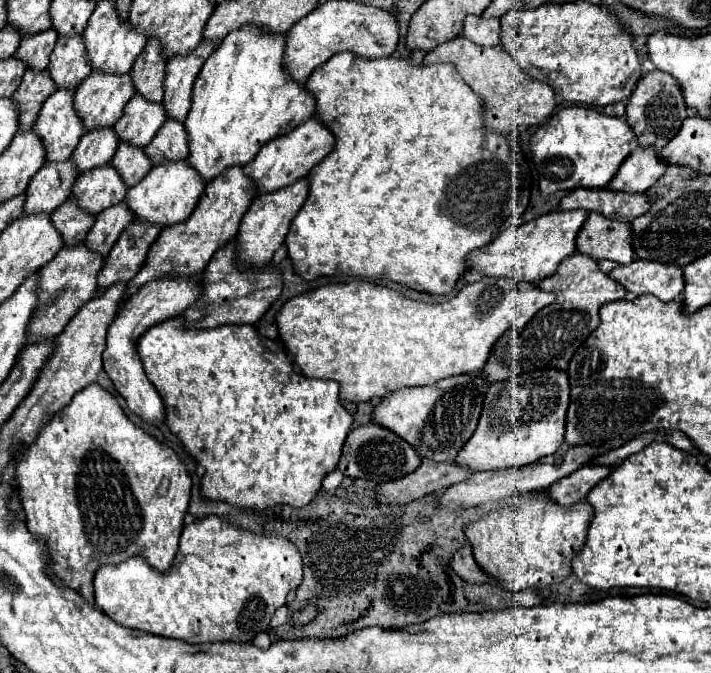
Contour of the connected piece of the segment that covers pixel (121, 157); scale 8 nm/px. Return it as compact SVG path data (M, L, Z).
M128 144L118 146L116 156L110 164L114 164L114 168L120 172L120 176L124 176L124 184L128 184L128 186L138 184L152 168L144 150L136 148L136 146L128 146Z

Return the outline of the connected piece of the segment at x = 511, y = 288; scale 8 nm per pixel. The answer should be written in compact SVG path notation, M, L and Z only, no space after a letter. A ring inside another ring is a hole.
M482 278L480 282L464 286L454 298L440 304L408 300L390 288L368 282L326 284L286 300L276 314L276 326L288 352L294 356L300 374L338 382L340 398L358 404L370 402L372 398L384 398L400 388L436 384L442 378L482 370L494 342L508 329L524 330L528 320L540 308L552 304L552 300L556 300L556 292L544 292L536 284L512 282L506 278Z

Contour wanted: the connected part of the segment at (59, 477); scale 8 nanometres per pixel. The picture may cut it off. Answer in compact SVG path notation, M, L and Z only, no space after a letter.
M90 384L64 408L64 420L52 420L44 426L36 442L18 456L16 486L28 530L48 544L48 576L54 584L76 590L94 604L92 580L104 564L120 564L132 556L142 556L154 570L170 570L184 528L192 480L172 448L138 428L108 390Z

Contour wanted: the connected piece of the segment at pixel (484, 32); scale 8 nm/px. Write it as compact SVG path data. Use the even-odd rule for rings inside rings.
M468 16L464 20L464 36L468 36L468 40L480 46L498 46L500 44L500 20Z

